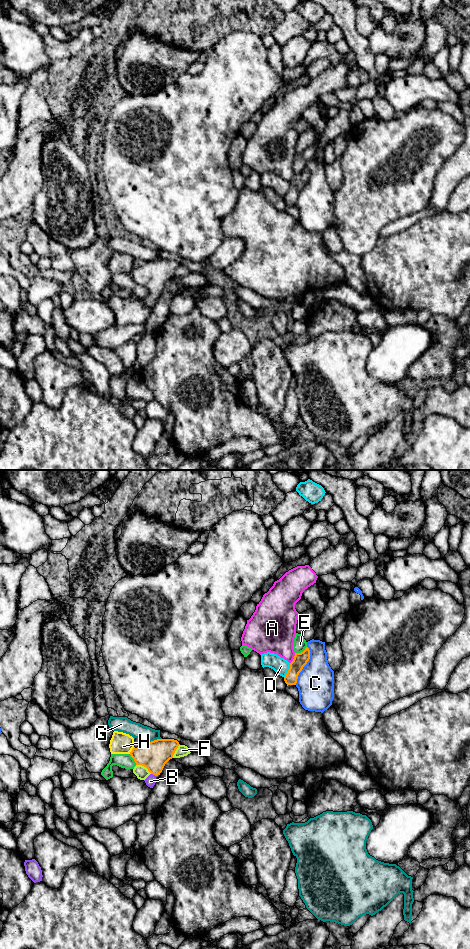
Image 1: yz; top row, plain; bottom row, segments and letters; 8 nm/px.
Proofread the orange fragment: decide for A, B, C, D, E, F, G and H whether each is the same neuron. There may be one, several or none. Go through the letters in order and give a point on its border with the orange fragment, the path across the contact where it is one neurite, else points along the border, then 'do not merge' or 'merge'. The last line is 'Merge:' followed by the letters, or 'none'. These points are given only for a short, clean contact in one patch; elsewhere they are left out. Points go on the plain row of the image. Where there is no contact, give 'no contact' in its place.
A: contact yz (294, 178); border yz (295, 173), (290, 183); do not merge
B: contact yz (153, 294); way yz (153, 275), (153, 294), (150, 301); merge
C: contact yz (305, 184); do not merge
D: contact yz (288, 190); do not merge
E: contact yz (301, 172); do not merge
F: contact yz (144, 286); do not merge
G: contact yz (154, 260); border yz (161, 258), (146, 262); do not merge
H: contact yz (132, 270); do not merge
Merge: B

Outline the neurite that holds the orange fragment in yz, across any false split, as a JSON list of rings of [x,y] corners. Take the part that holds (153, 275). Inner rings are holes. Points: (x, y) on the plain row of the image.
[[[157,259],[132,269],[130,275],[136,285],[146,287],[151,293],[144,300],[148,307],[153,308],[156,303],[156,297],[160,295],[165,284],[173,278],[179,265],[179,262],[174,259]]]

